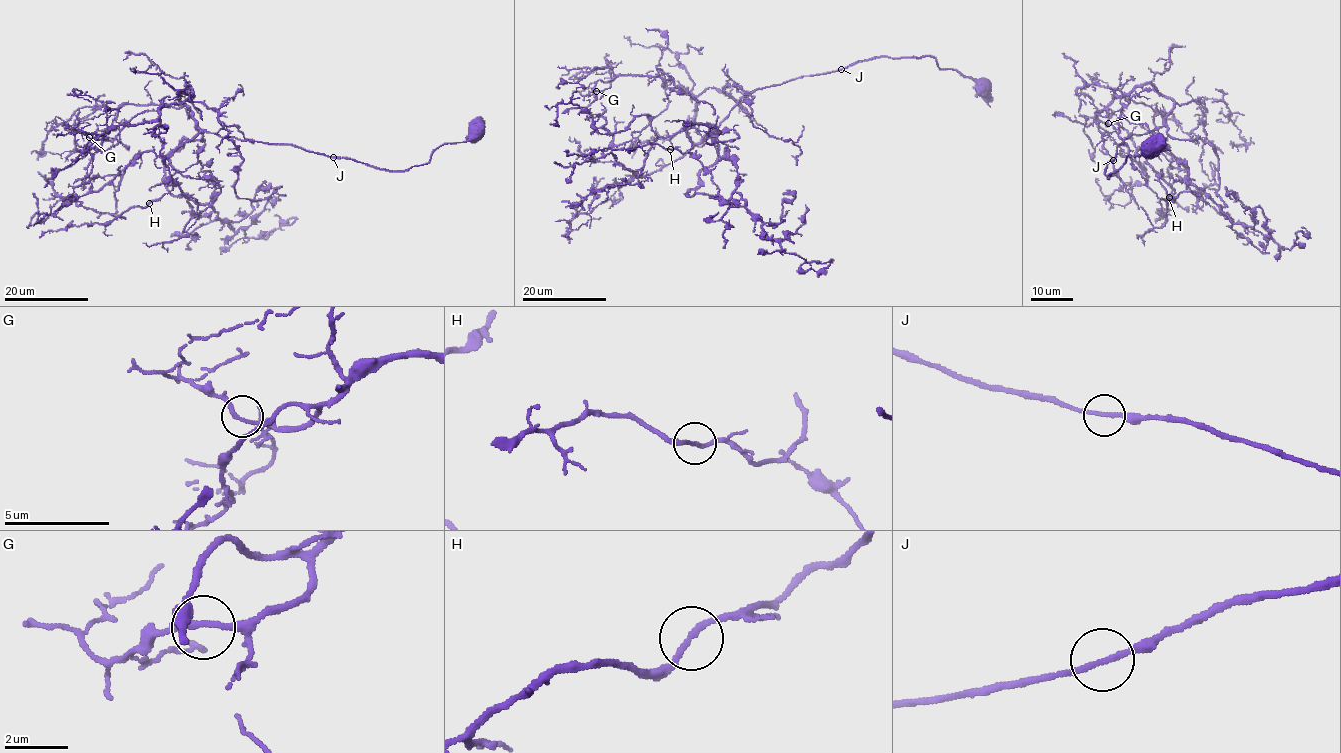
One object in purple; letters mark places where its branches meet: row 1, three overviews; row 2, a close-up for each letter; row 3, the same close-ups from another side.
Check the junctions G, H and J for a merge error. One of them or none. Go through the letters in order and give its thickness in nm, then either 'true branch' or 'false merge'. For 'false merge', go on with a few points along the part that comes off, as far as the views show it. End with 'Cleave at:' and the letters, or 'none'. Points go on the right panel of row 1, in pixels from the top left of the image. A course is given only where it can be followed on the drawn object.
G: 190 nm | true branch
H: 180 nm | true branch
J: 180 nm | true branch
Cleave at: none

